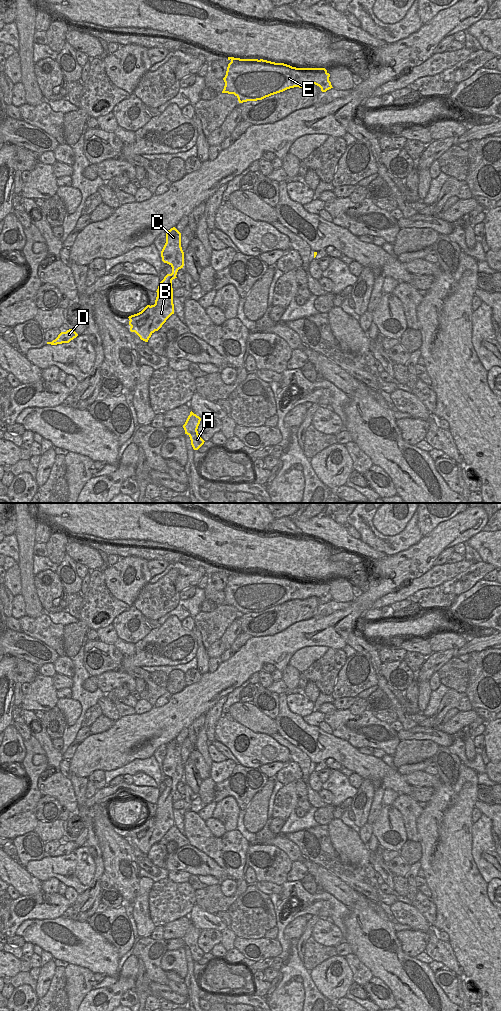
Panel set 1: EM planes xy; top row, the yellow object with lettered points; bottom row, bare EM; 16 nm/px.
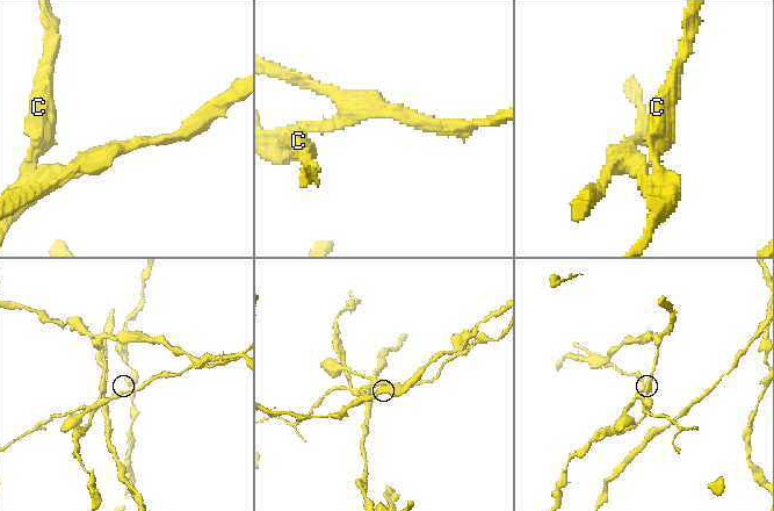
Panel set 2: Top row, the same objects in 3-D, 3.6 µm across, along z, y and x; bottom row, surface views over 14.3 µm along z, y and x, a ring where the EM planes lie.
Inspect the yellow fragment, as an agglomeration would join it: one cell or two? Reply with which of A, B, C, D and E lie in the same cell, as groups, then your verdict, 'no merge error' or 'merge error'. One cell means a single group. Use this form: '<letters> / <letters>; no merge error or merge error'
A B C E / D; merge error

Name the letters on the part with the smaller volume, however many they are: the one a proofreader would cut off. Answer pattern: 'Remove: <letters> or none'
Remove: D

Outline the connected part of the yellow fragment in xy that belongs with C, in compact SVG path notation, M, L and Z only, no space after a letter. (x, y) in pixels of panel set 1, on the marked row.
M175 227L166 232L166 243L161 251L161 257L164 263L172 267L172 273L167 274L158 286L155 313L145 320L142 327L130 327L130 331L135 332L145 342L148 342L151 335L174 314L172 280L177 278L178 270L184 266L181 233Z

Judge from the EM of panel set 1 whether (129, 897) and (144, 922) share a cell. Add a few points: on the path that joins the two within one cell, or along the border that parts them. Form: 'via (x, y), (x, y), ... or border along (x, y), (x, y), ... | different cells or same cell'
border along (139, 880), (139, 890), (132, 903) | different cells

